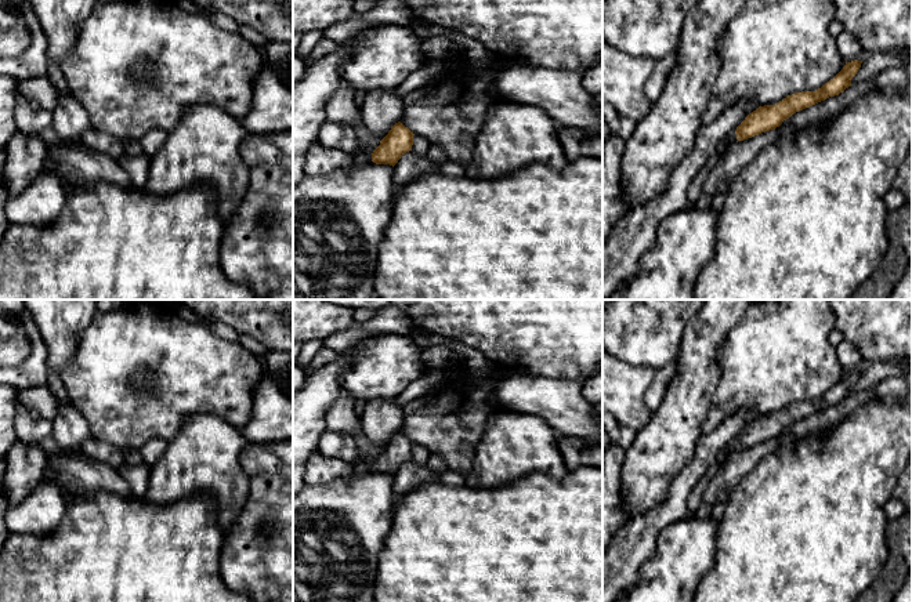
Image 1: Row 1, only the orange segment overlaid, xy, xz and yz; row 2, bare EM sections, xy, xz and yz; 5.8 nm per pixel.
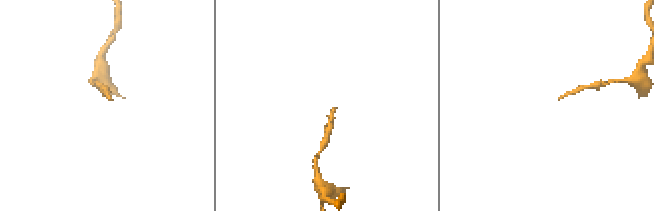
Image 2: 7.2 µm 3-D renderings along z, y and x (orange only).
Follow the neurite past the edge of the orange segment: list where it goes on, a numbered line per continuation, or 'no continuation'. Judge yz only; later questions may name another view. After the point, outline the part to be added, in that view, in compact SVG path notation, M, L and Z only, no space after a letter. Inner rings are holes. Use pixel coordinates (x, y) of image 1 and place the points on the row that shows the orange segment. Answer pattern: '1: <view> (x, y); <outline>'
1: yz (731, 138); M734 131L725 138L724 142L720 144L720 146L717 148L717 155L721 156L727 150L727 148L735 141L737 141L737 134Z

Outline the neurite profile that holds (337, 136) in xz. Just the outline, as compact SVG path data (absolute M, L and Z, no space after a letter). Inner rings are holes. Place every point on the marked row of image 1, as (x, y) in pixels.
M326 120L318 133L318 142L326 148L355 155L359 149L355 128L350 124L333 123Z

